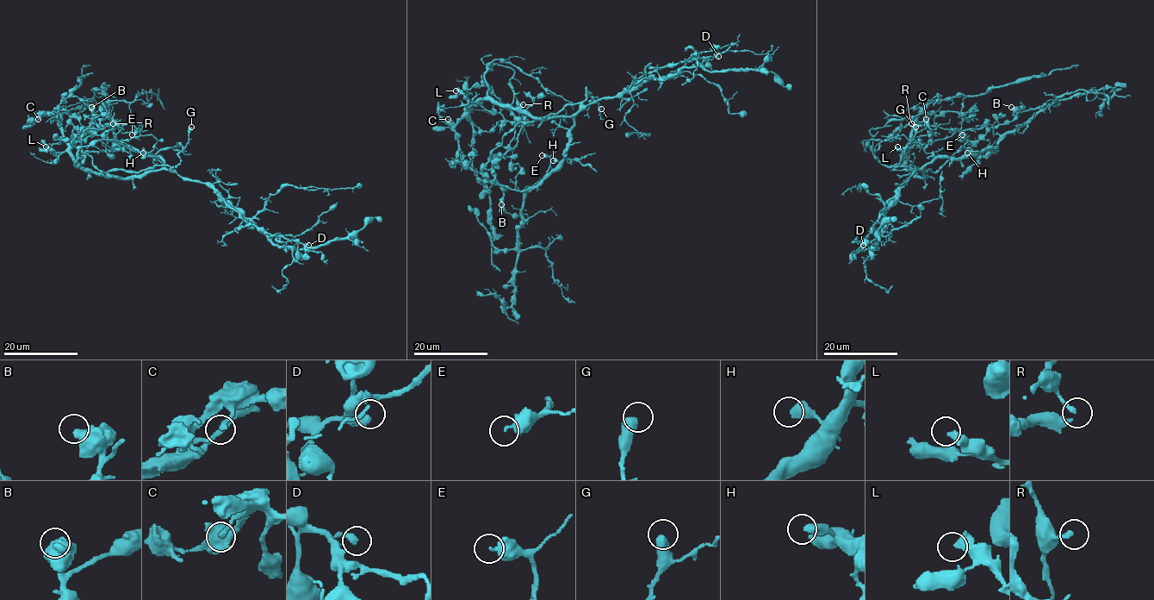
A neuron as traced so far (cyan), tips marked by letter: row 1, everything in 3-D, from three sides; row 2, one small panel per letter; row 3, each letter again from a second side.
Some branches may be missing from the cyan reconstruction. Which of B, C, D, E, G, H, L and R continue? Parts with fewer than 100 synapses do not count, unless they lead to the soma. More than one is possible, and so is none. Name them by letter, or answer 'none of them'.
none of them

